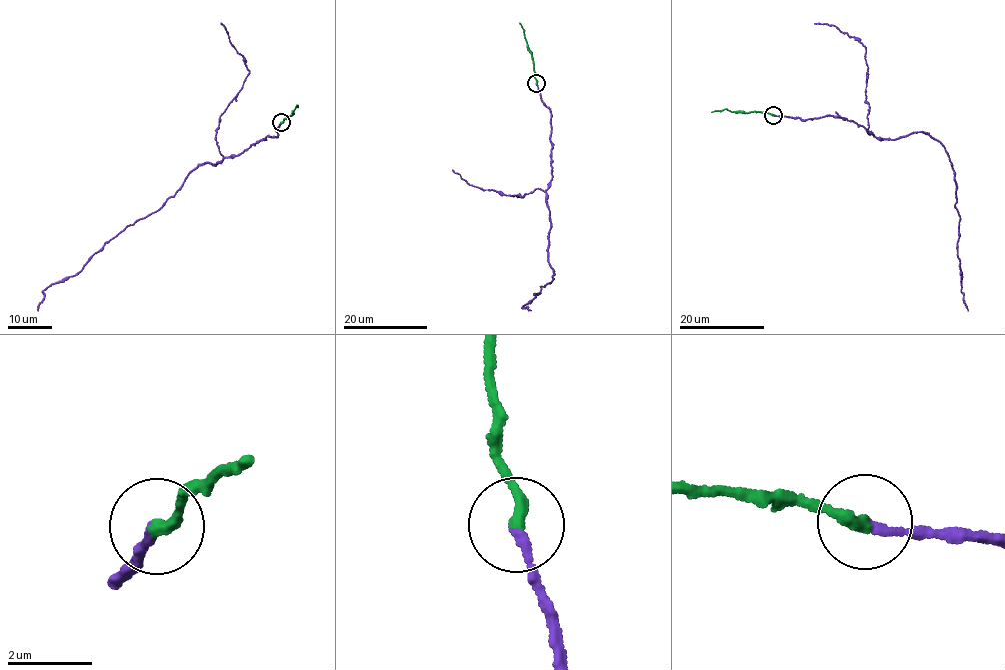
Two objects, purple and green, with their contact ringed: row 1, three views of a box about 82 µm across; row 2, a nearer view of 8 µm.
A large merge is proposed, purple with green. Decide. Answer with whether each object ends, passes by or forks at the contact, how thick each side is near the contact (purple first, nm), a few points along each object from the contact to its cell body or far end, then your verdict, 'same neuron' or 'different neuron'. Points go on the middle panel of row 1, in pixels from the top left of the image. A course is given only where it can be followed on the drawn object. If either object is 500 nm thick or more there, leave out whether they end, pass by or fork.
purple ends | green ends | 200/300 nm | purple via (536, 83), (550, 109), (552, 176), (546, 202), (548, 262), (554, 270), (551, 281), (522, 307), (532, 310) | green via (536, 83), (534, 62), (520, 22) | same neuron

